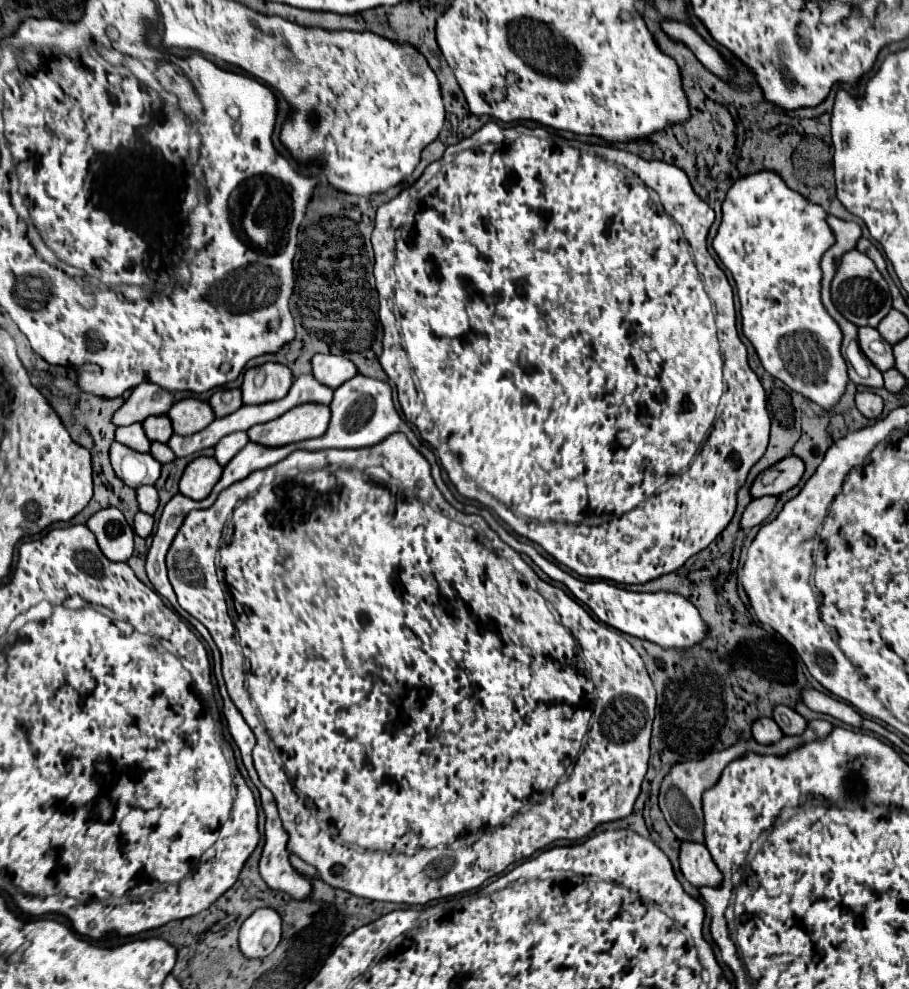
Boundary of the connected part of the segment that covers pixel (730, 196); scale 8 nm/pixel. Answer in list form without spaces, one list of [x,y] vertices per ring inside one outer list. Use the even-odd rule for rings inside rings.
[[[768,170],[754,172],[752,176],[742,176],[740,180],[736,180],[736,184],[730,186],[730,190],[726,192],[726,198],[722,202],[722,224],[718,228],[718,234],[716,234],[714,242],[712,242],[712,246],[714,246],[716,254],[720,256],[722,264],[732,272],[732,276],[736,280],[736,290],[738,290],[738,298],[740,298],[740,314],[742,314],[742,332],[752,342],[752,346],[756,348],[758,358],[760,358],[764,370],[768,374],[772,374],[774,378],[782,380],[784,384],[788,384],[792,390],[800,392],[804,398],[816,402],[824,410],[830,410],[830,408],[834,408],[840,402],[840,398],[844,396],[846,386],[850,382],[848,366],[846,366],[846,360],[844,360],[844,356],[840,352],[842,338],[844,338],[842,336],[842,330],[836,324],[836,320],[826,312],[826,308],[824,308],[824,304],[820,300],[820,290],[822,290],[822,268],[820,268],[820,260],[822,260],[822,256],[826,254],[826,250],[834,242],[836,242],[836,236],[834,236],[834,232],[832,232],[830,224],[828,224],[828,212],[822,206],[818,206],[818,204],[814,204],[810,200],[804,200],[804,196],[800,196],[798,192],[794,192],[792,188],[788,188],[784,184],[784,180],[780,180],[780,176],[776,176],[776,172],[768,172]]]

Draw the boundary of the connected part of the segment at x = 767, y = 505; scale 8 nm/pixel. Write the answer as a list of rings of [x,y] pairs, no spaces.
[[[764,496],[764,498],[756,498],[748,504],[748,508],[744,510],[742,514],[742,522],[740,526],[742,528],[752,528],[752,526],[758,526],[762,524],[774,510],[778,502],[778,496]]]

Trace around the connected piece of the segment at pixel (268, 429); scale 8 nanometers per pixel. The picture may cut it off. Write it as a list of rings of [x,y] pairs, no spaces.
[[[300,404],[272,422],[252,426],[248,430],[248,436],[252,442],[264,446],[284,446],[324,436],[324,432],[328,430],[328,420],[330,420],[330,406]]]

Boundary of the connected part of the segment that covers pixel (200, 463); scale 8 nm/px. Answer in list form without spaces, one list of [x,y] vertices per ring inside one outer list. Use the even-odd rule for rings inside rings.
[[[198,456],[188,464],[180,480],[180,492],[192,500],[204,500],[222,476],[222,466],[212,456]]]

